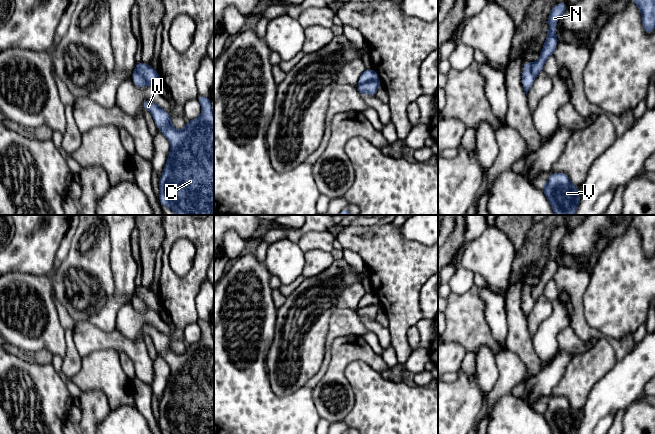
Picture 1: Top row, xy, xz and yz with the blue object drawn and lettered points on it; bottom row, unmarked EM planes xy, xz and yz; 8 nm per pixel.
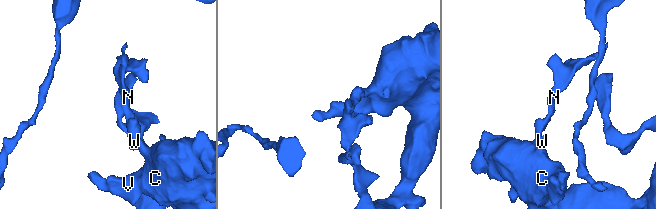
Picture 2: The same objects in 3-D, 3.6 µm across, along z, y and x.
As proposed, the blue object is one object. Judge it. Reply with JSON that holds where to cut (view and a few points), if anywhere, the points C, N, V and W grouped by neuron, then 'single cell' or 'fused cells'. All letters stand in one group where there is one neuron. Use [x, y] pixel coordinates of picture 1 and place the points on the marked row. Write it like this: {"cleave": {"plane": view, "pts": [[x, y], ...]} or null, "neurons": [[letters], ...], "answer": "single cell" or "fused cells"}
{"cleave": {"plane": "xz", "pts": [[378, 79], [358, 85]]}, "neurons": [["C", "V", "W"], ["N"]], "answer": "fused cells"}

